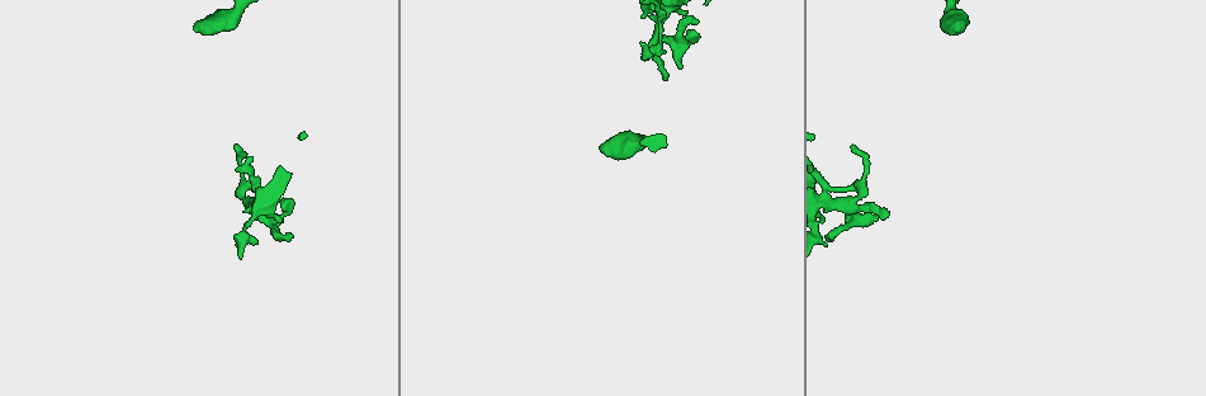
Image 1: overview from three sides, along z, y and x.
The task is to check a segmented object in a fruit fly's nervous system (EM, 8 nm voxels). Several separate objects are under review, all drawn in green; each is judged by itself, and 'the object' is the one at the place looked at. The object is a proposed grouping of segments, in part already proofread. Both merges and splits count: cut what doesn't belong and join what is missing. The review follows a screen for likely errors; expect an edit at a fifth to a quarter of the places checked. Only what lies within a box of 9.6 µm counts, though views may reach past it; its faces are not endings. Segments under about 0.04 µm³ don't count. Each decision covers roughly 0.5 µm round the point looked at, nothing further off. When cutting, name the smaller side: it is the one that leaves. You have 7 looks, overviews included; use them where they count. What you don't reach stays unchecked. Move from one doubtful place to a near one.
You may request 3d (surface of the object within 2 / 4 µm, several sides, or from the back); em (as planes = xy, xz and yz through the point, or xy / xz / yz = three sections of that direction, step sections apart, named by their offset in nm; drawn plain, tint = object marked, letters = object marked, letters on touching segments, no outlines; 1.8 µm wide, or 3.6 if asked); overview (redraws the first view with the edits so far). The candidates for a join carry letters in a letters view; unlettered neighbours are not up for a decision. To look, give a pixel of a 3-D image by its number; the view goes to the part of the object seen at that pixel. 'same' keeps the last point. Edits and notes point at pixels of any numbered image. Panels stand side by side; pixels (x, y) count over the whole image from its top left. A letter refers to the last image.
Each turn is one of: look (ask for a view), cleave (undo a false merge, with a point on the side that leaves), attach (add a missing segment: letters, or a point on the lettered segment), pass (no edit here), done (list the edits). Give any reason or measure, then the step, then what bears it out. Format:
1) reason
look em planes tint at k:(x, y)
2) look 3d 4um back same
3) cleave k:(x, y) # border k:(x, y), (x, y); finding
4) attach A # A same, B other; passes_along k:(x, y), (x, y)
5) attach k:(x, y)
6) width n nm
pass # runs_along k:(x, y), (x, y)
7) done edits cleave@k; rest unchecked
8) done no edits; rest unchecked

thin end
look em yz step 16 letters at 1:(852, 148)

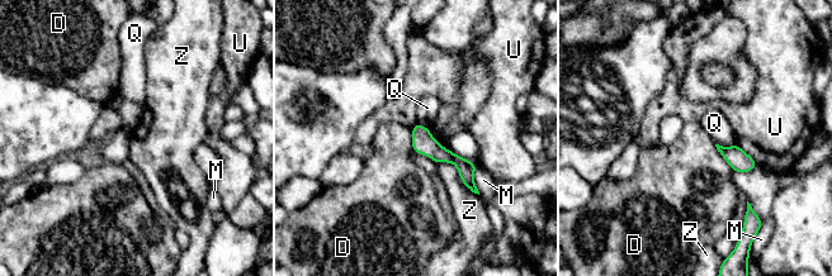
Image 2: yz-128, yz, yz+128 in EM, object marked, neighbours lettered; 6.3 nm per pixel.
look em planes letters same

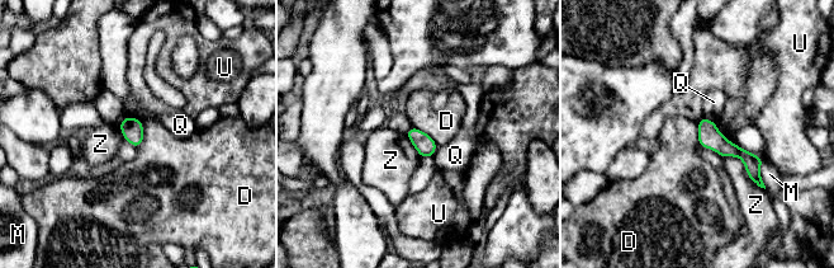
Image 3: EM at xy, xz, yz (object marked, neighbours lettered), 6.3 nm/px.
pass # D other, M other, Q other, U other, Z other; runs_along 3:(702, 122), (753, 167), (758, 180); no lettered segment goes on from it

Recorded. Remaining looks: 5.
free end
look em planes tint at 1:(699, 34)

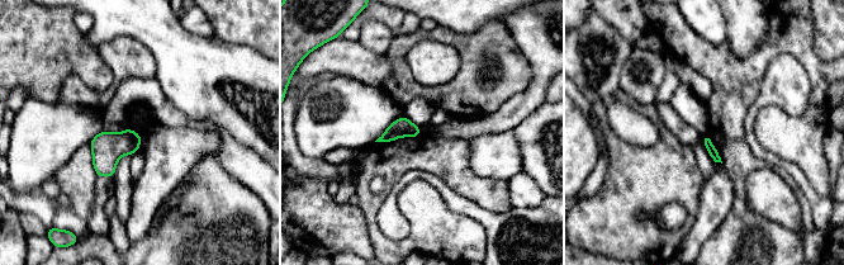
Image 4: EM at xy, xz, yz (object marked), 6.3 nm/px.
what lies round it
look em planes letters same

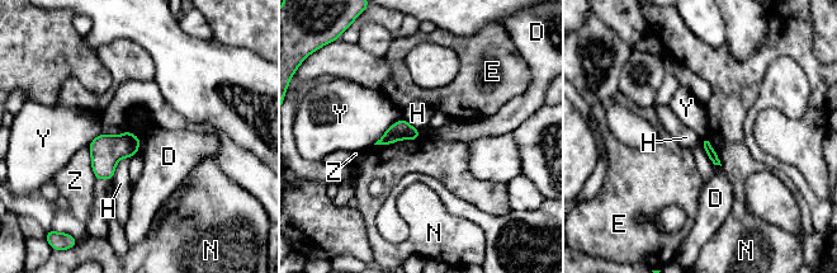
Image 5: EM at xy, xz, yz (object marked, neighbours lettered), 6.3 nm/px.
longest_contact N 300 nm
pass # D other, E other, H other, N other, Y other, Z other; no lettered segment goes on from it

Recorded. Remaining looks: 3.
stops while still wide
look em xz step 16 tint at 1:(195, 30)

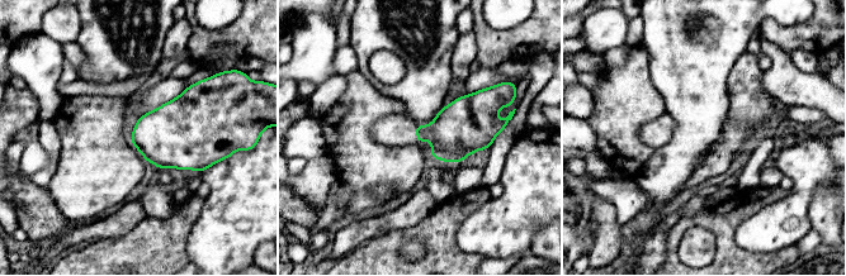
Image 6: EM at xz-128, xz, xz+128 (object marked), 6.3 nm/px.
another direction
look em planes letters same

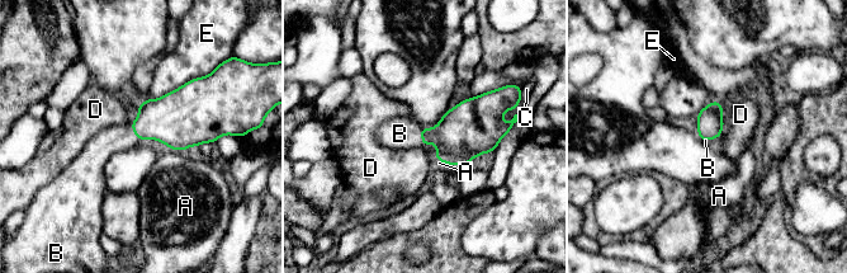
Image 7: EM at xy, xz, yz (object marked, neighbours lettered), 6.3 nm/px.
attach B # A other, B same, C other, D other, E other; passes_along 7:(170, 119), (133, 131), (109, 141); it goes on there

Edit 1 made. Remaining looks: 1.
done edits attach@7; rest unchecked

